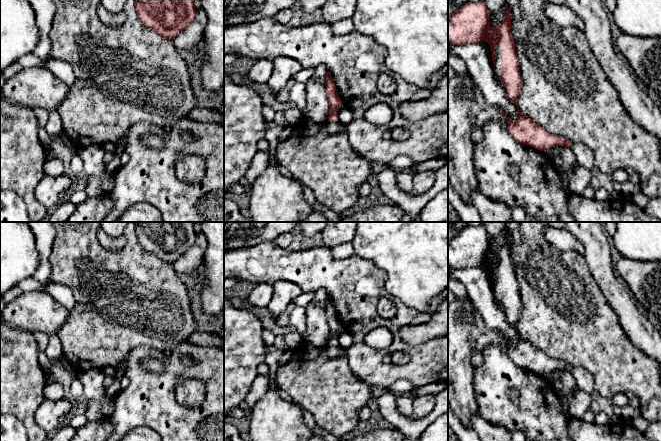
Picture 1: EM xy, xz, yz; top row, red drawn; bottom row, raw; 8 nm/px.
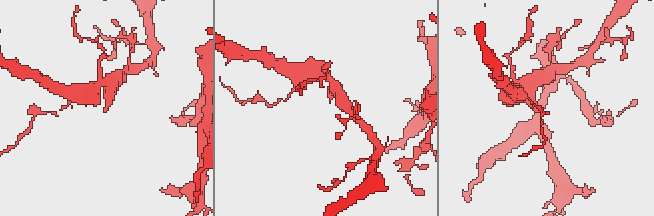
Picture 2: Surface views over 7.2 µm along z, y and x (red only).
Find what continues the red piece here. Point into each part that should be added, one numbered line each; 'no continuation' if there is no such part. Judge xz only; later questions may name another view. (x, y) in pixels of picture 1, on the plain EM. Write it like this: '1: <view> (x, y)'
1: xz (333, 350)

